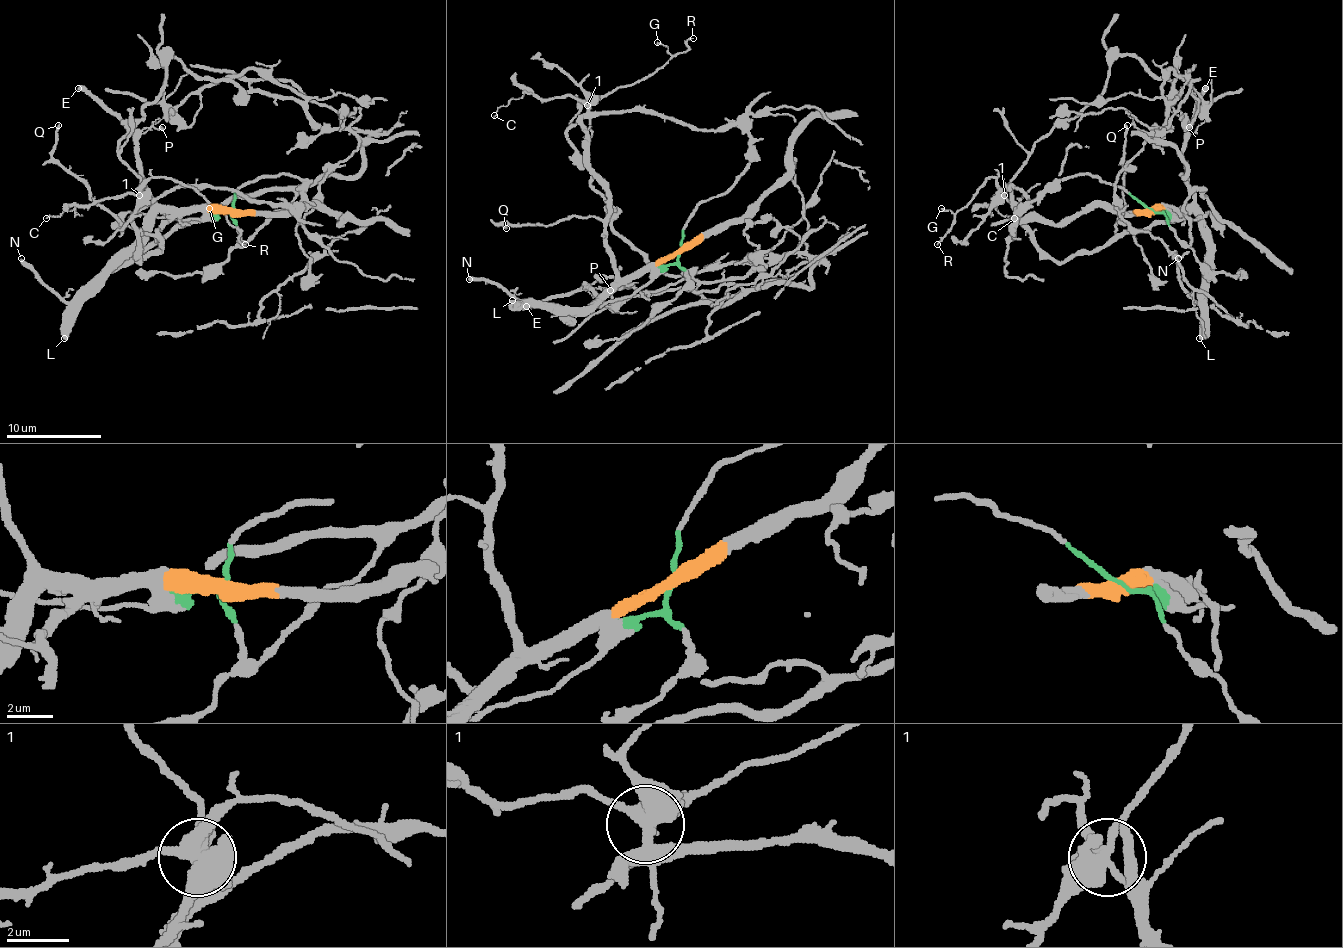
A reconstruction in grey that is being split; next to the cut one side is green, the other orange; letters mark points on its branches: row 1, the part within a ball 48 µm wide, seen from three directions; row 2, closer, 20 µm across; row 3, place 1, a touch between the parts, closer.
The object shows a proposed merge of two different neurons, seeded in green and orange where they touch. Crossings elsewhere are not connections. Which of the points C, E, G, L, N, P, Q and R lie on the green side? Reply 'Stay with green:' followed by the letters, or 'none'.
Stay with green: none

